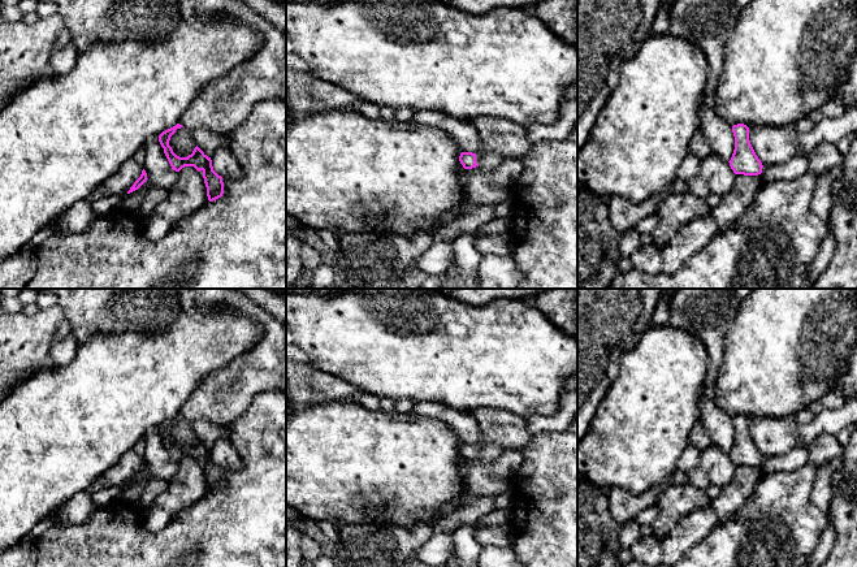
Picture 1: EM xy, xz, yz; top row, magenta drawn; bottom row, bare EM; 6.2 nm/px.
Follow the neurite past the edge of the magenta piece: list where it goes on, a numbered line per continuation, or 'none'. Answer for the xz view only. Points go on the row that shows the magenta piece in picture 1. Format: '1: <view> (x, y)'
1: xz (509, 139)

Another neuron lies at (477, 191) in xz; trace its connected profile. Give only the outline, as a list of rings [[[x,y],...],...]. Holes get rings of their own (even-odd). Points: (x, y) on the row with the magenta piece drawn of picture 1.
[[[492,152],[482,157],[479,166],[459,172],[463,202],[449,216],[449,221],[471,215],[480,207],[499,204],[510,199],[508,189],[489,183],[489,176],[503,161],[499,153]]]

